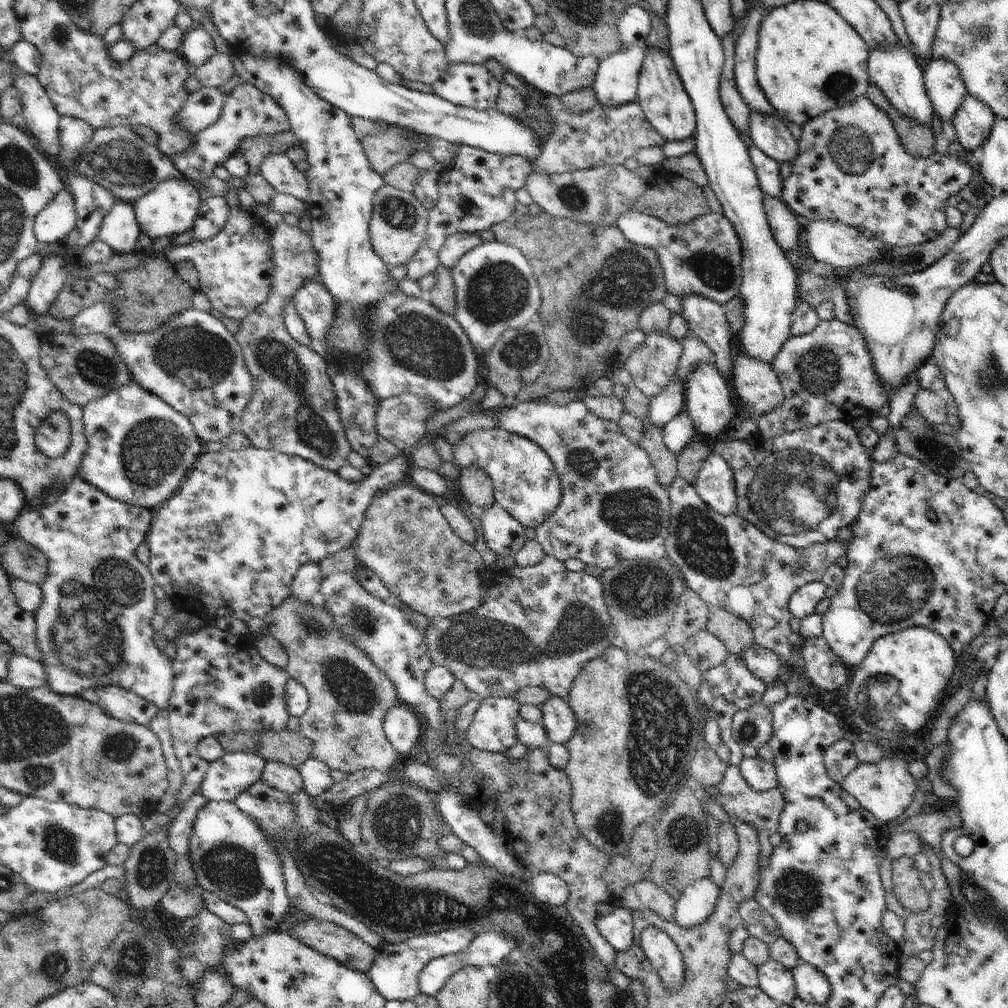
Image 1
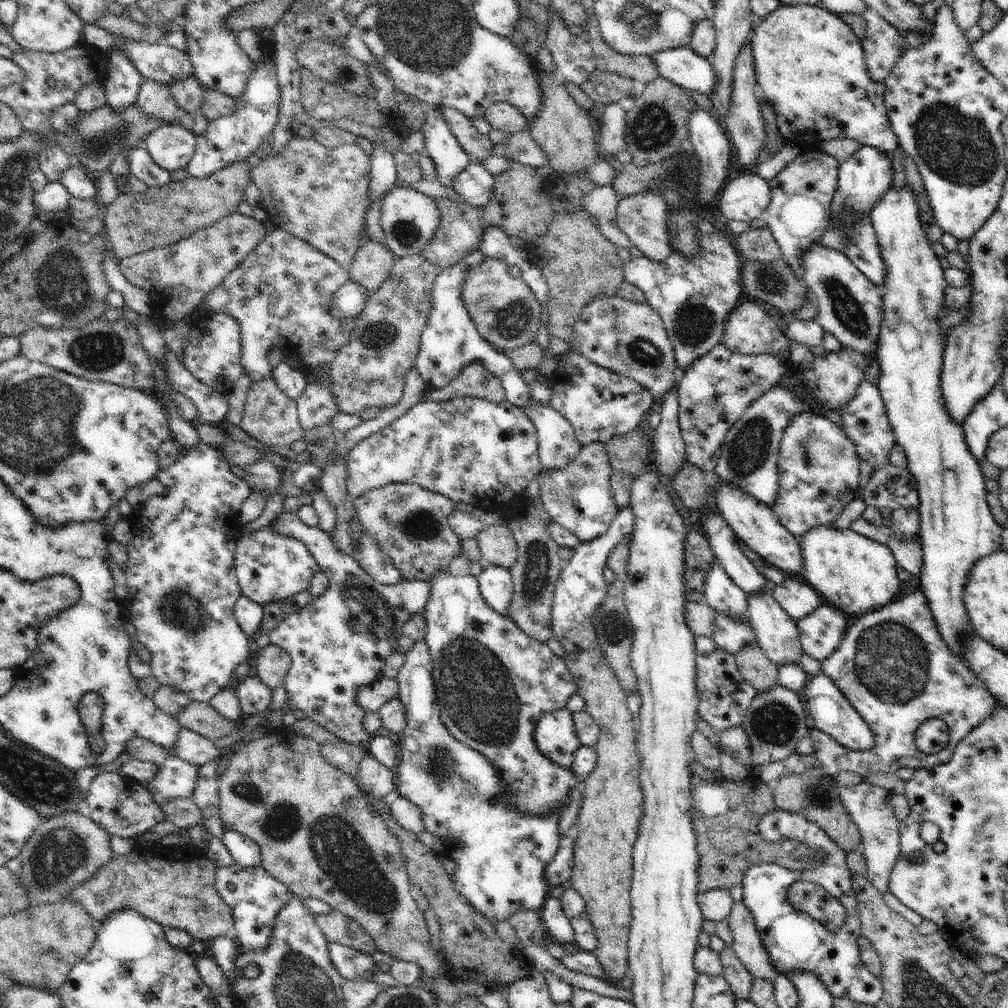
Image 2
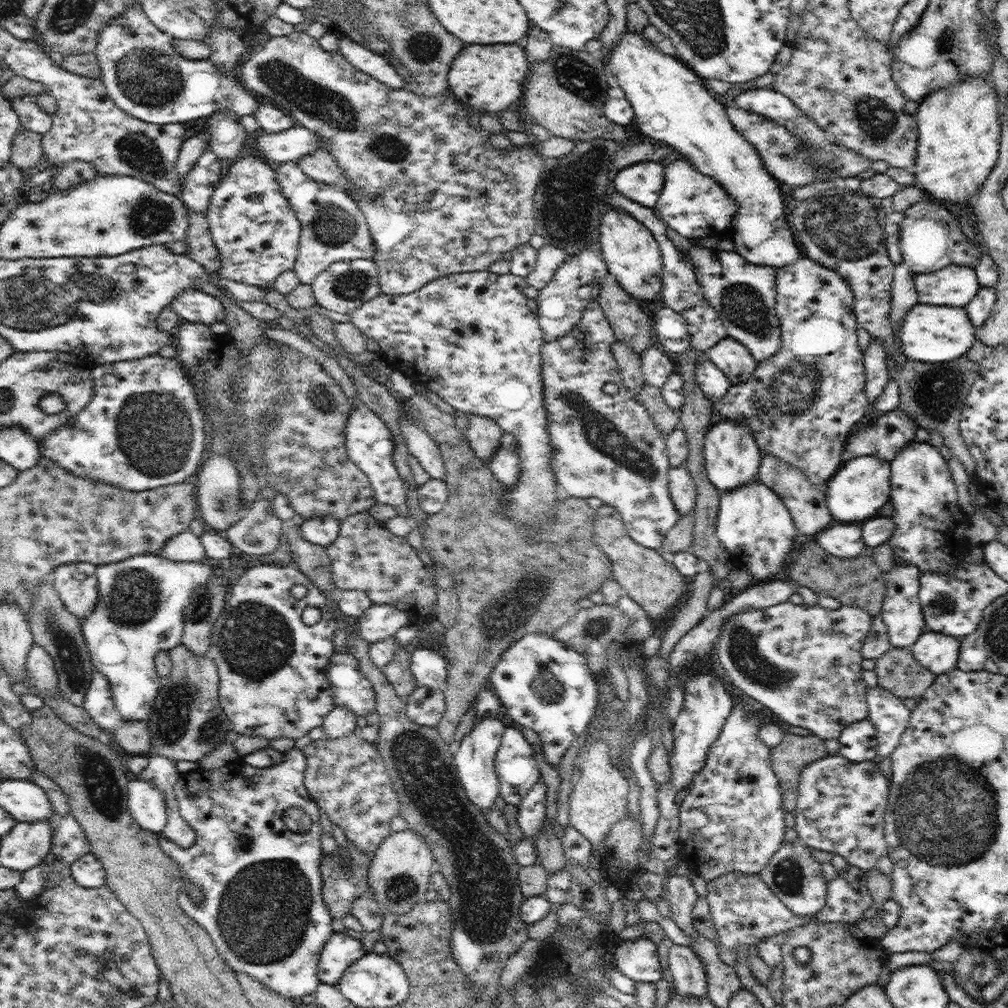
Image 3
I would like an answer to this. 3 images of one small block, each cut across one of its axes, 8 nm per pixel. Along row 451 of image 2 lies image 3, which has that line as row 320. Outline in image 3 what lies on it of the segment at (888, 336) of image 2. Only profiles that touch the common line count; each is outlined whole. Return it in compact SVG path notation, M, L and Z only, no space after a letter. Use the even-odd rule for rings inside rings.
M917 303L900 327L900 346L905 358L919 362L944 363L966 356L976 340L977 328L965 308Z

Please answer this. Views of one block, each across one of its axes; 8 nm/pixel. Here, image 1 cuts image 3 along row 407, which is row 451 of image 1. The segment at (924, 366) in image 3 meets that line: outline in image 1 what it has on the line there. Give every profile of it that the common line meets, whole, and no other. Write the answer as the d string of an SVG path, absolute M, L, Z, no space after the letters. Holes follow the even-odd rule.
M912 405L910 414L903 419L900 428L896 430L895 439L899 452L904 452L904 454L908 454L912 458L917 458L922 464L926 464L930 470L946 478L961 479L966 472L971 470L968 462L962 456L962 449L960 444L958 444L958 440L953 435L936 432L930 426L930 423L916 412L914 405Z

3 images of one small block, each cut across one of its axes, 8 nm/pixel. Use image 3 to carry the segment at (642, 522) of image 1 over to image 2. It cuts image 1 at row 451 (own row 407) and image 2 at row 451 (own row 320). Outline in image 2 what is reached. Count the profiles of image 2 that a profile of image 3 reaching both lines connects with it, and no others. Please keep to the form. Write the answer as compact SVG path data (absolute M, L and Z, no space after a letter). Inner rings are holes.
M602 443L581 446L576 458L563 469L543 468L537 476L540 498L552 522L561 524L581 543L604 536L619 510L611 487L613 471L607 446Z

